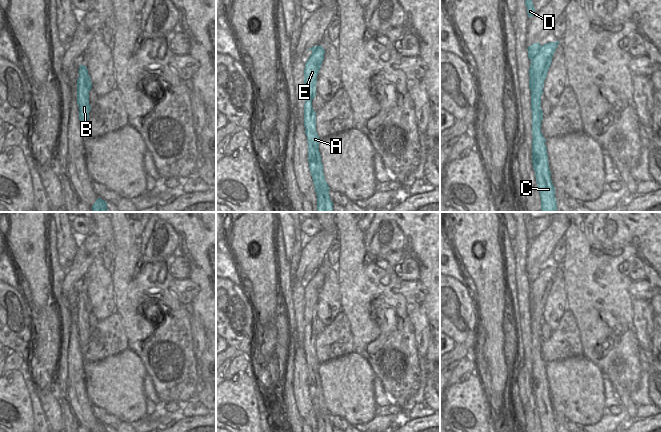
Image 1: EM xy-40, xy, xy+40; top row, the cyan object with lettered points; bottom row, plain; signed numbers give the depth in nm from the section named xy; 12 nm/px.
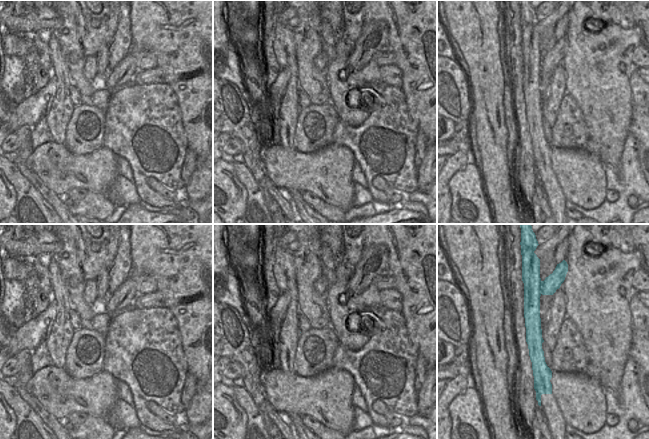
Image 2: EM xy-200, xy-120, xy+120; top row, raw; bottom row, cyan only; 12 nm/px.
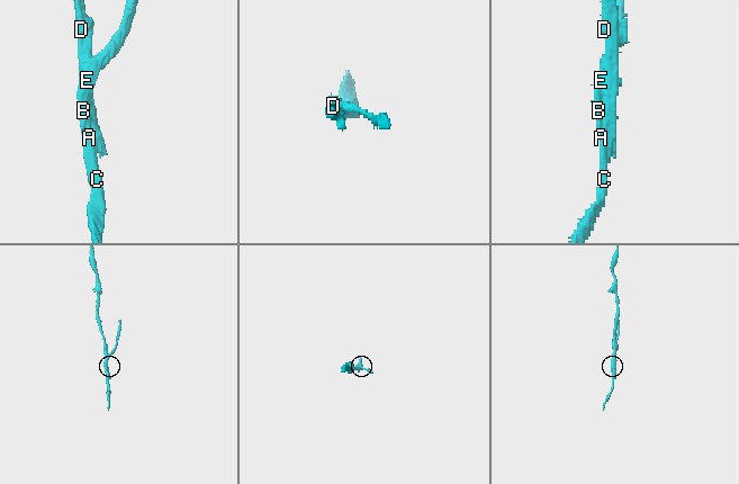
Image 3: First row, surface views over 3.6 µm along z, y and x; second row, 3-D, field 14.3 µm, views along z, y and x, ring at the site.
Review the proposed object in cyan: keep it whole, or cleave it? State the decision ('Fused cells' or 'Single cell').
Fused cells

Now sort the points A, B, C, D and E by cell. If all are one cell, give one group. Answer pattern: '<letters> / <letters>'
A B C D / E

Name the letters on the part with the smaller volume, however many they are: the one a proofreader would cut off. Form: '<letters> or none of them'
E

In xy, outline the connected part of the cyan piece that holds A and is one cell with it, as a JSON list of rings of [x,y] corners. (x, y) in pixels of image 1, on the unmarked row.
[[[304,302],[304,351],[308,366],[309,394],[317,419],[317,432],[333,432],[333,426],[329,420],[329,410],[325,404],[323,388],[319,376],[320,362],[316,355],[316,336],[312,331],[312,324],[316,319],[316,305]]]

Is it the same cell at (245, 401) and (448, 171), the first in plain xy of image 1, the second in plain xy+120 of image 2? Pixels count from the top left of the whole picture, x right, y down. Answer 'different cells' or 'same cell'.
different cells

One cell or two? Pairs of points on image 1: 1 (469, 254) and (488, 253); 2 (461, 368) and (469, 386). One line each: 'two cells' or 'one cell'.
1: one cell
2: two cells

